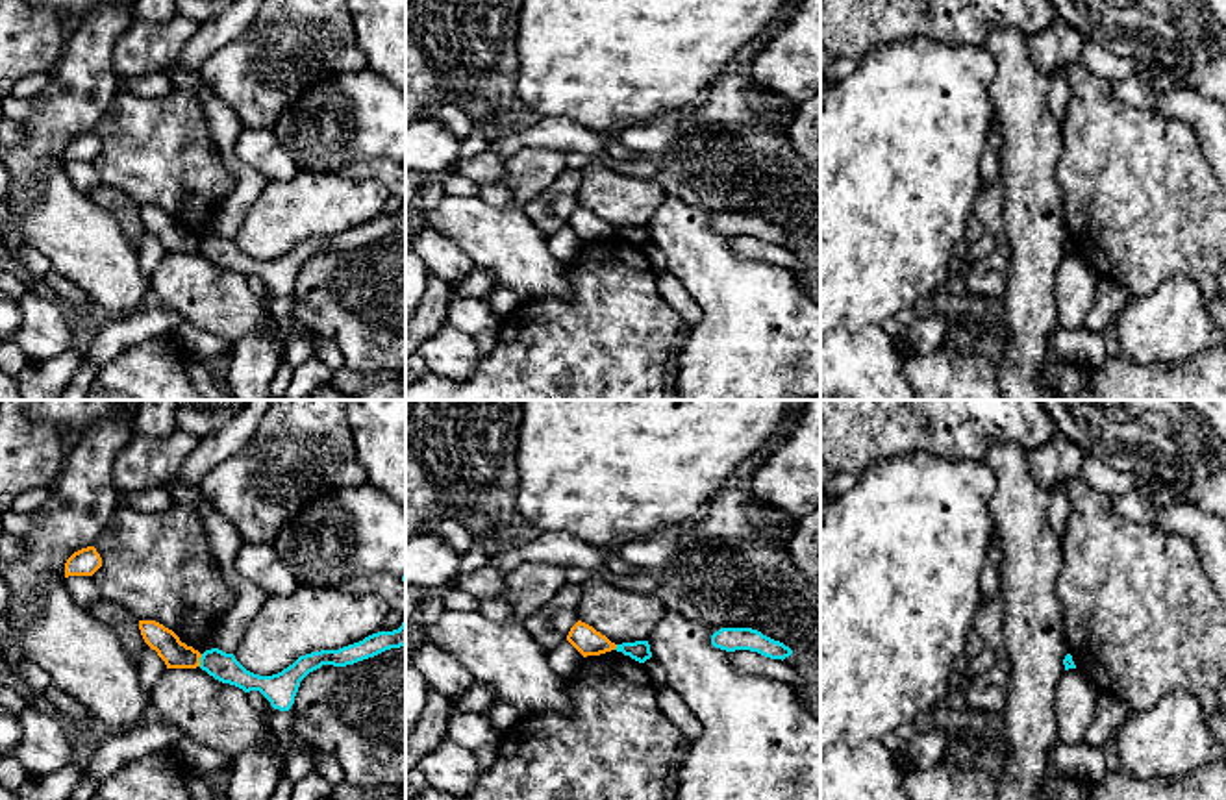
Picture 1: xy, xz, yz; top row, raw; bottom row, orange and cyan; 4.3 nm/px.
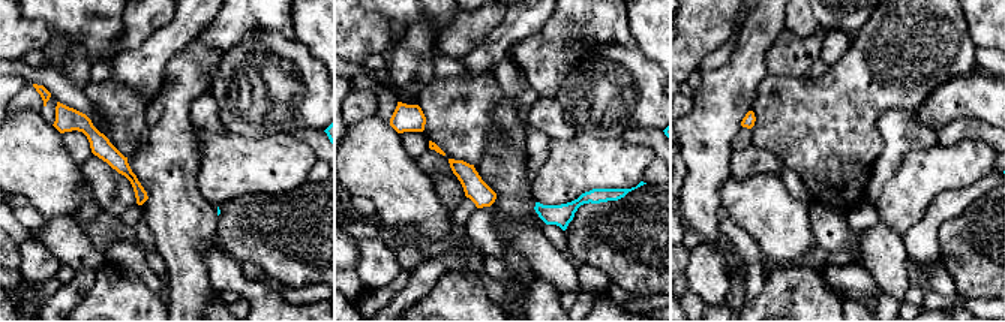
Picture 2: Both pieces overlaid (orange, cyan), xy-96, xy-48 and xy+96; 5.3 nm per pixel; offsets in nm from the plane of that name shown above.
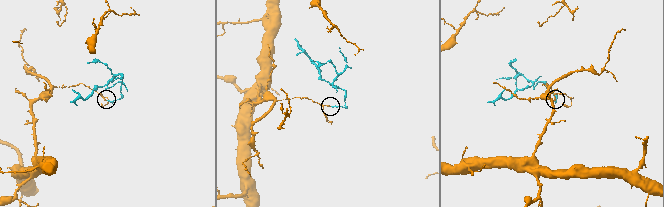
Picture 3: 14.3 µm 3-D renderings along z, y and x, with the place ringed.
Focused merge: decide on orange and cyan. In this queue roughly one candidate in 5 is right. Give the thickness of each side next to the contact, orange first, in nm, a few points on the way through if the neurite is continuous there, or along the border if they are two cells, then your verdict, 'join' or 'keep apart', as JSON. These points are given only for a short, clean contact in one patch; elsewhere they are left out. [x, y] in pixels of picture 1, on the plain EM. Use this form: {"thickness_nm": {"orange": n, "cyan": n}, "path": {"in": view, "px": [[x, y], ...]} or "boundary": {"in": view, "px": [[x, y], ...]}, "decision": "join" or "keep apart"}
{"thickness_nm": {"orange": 120, "cyan": 120}, "boundary": {"in": "xy", "px": [[202, 239], [199, 250]]}, "decision": "keep apart"}

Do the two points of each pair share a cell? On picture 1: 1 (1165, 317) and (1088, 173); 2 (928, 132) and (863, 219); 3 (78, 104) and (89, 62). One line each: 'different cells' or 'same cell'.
1: different cells
2: same cell
3: same cell

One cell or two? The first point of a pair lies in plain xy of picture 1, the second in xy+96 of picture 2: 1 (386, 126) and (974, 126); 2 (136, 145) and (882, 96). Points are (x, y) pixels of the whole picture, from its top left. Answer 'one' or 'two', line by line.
1: two
2: one

